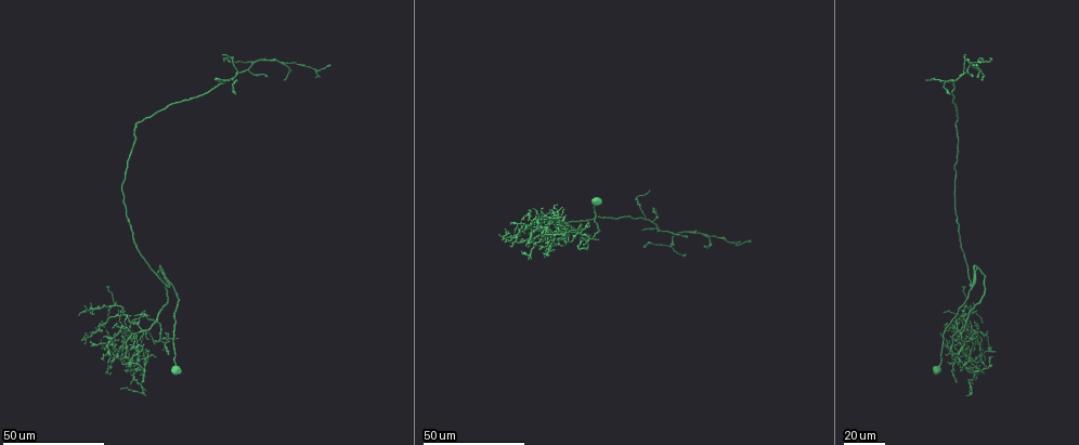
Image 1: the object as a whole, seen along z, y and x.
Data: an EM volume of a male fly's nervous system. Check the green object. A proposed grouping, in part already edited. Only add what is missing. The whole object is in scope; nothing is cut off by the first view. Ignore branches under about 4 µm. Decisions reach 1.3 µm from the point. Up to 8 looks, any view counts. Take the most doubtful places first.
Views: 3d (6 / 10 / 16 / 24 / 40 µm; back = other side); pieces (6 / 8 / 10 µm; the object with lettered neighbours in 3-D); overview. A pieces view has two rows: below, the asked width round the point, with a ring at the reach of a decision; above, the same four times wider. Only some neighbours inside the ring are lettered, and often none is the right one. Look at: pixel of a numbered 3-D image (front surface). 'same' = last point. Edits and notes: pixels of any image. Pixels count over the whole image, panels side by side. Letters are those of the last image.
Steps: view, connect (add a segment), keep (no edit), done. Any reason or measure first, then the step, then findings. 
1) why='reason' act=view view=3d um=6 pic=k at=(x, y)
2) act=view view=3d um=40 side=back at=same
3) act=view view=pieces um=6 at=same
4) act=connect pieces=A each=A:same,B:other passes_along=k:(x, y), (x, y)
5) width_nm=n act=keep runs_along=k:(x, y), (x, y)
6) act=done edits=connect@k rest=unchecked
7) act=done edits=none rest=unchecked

why='an open end' act=view view=3d um=24 pic=1 at=(222, 55)

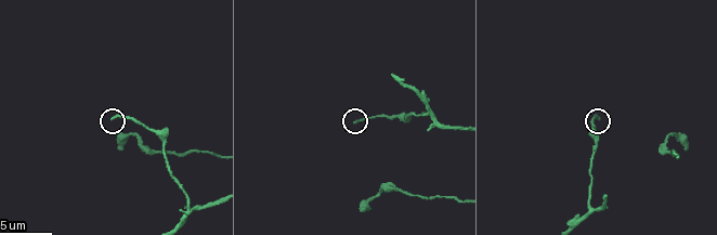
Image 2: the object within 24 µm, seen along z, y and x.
act=view view=pieces um=6 pic=2 at=(600, 118)

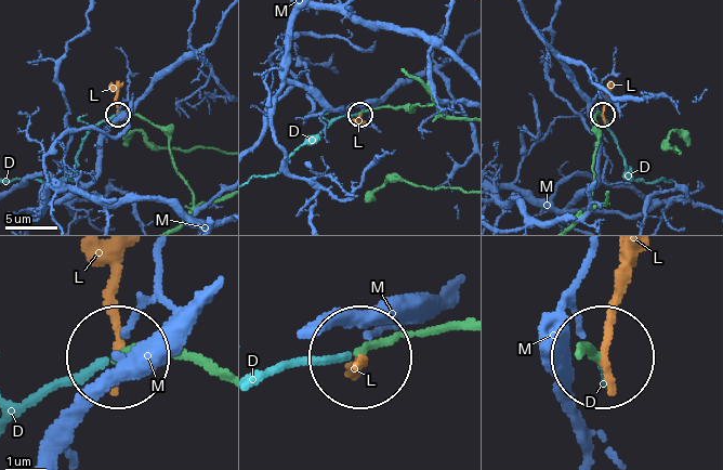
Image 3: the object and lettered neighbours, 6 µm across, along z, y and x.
act=connect pieces=D each=D:same,L:other,M:other passes_along=3:(462, 325), (394, 336), (349, 356), (301, 356), (259, 377) found='it goes on there'

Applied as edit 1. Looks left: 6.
why='free end' act=view view=3d um=24 pic=1 at=(648, 190)

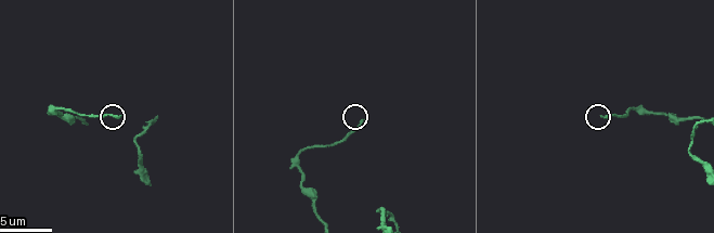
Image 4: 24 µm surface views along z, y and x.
act=view view=pieces um=8 pic=4 at=(601, 117)

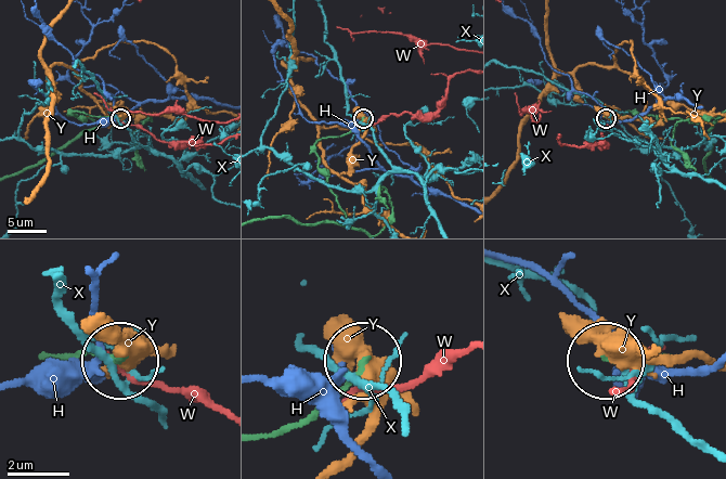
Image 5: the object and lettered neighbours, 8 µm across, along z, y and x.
width_nm=160 act=keep each=H:other,W:other,X:other,Y:other runs_along=5:(341, 208), (319, 166), (315, 144), (348, 134), (362, 118) found='none of them fits'

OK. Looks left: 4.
why='free end' act=view view=3d um=24 pic=1 at=(108, 341)

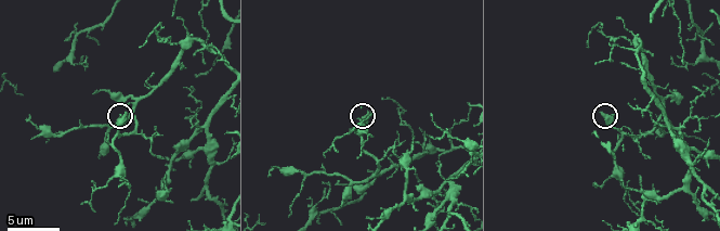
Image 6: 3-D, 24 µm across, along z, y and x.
why='what lies round it' act=view view=pieces um=8 pic=6 at=(126, 114)

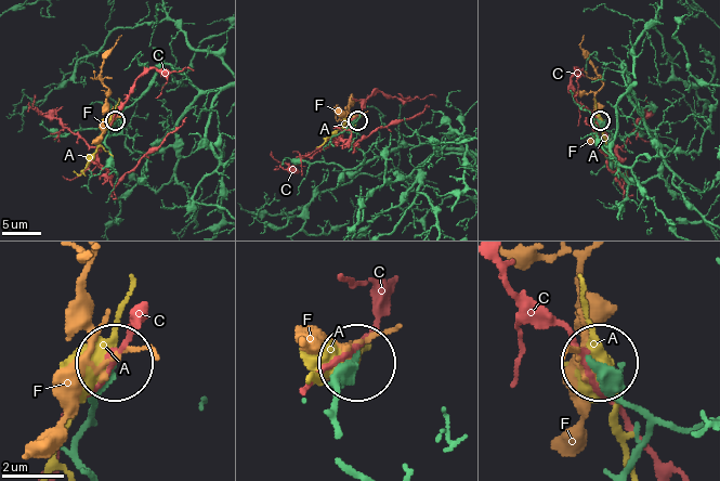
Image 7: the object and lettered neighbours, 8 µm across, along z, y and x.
act=keep each=A:other,C:other,F:other runs_along=7:(701, 423), (654, 423), (602, 367) found='no lettered segment goes on from it'

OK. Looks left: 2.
why='tapers out' act=view view=3d um=40 pic=1 at=(556, 228)

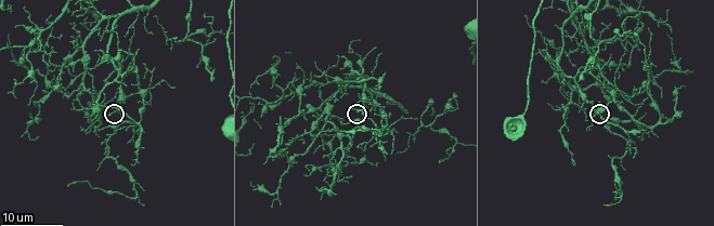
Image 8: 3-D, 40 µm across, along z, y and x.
why='what lies round it' act=view view=pieces um=6 pic=8 at=(351, 109)

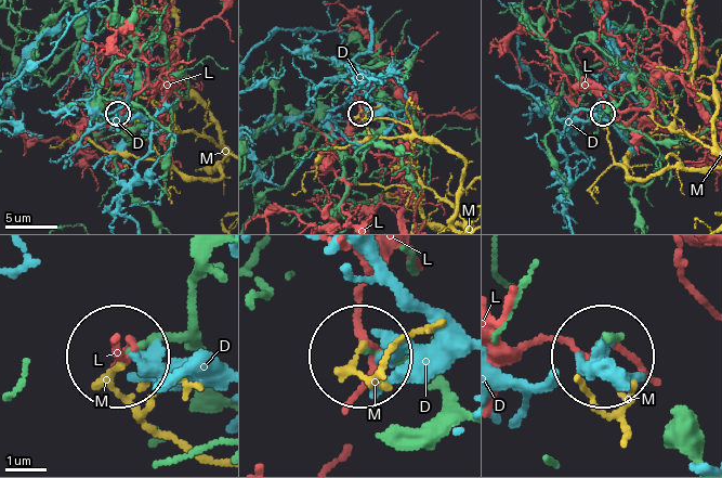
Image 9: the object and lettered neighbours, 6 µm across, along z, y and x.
act=keep each=D:other,L:other,M:other found='none of them fits'

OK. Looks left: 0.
act=done edits=connect@3 rest=unchecked

